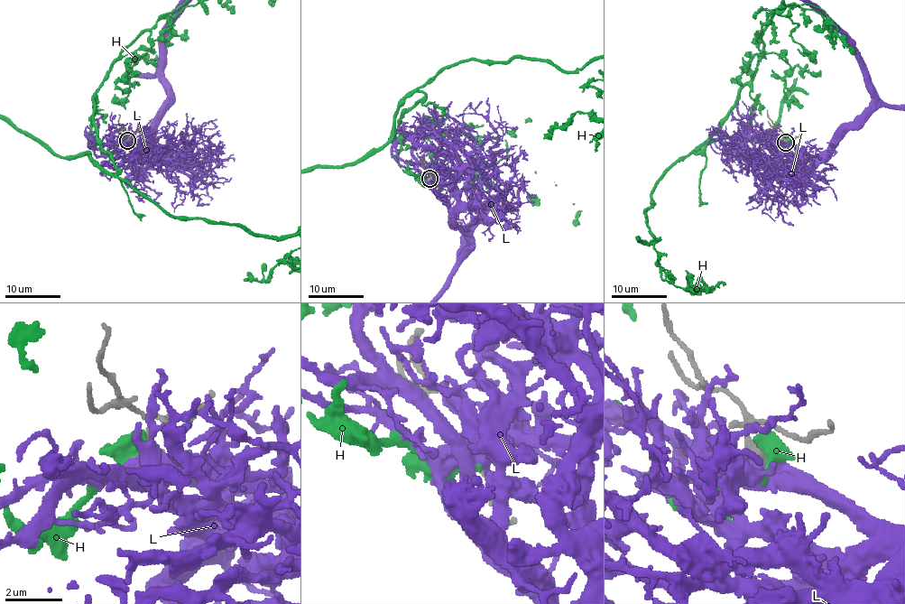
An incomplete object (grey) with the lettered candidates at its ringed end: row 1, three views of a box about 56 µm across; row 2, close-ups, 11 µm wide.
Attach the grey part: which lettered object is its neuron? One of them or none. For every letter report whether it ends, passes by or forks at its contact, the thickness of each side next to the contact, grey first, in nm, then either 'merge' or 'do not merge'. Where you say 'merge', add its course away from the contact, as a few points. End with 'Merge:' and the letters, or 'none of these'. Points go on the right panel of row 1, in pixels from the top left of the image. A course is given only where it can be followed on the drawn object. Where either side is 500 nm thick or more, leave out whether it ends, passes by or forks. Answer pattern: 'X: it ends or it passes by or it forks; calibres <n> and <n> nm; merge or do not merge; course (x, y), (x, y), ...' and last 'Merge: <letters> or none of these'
H: it forks; calibres 400 and 480 nm; do not merge
L: calibres 400 and 550 nm; merge
Merge: L

